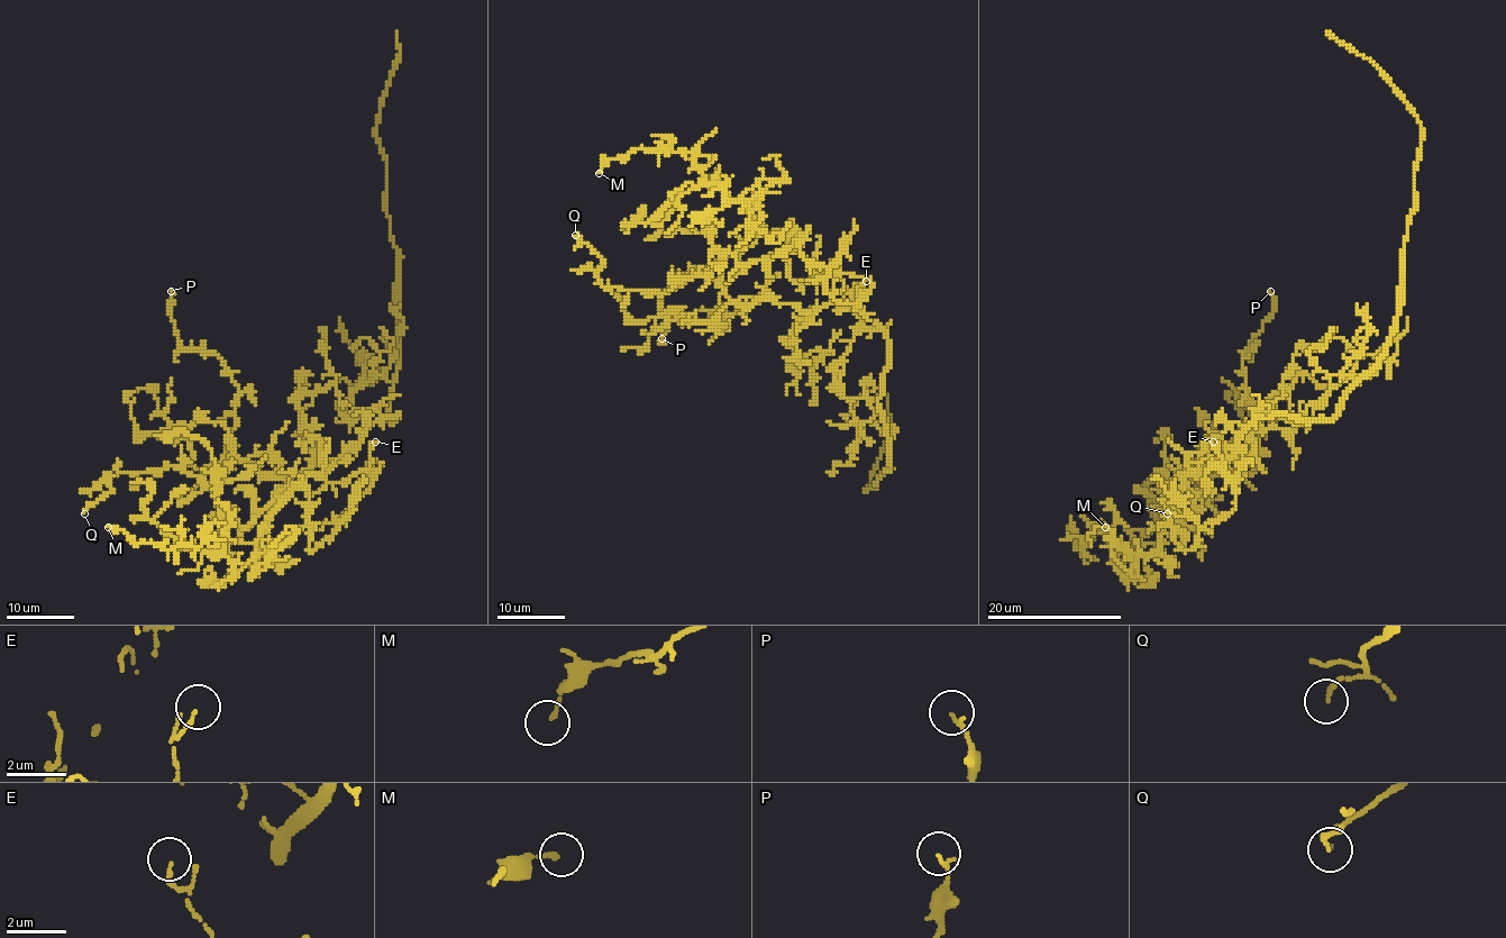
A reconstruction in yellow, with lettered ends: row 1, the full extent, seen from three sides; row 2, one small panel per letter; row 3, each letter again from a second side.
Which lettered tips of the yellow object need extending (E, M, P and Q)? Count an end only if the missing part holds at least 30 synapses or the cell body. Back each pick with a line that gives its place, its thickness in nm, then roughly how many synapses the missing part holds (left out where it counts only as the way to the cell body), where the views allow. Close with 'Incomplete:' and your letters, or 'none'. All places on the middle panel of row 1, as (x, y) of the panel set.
Incomplete: none

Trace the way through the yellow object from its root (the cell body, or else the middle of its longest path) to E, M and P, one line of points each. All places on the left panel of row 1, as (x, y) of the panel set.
E: (398, 416), (375, 421), (341, 460), (301, 482), (311, 551), (338, 527), (334, 519), (368, 486), (375, 442)
M: (398, 416), (308, 475), (236, 573), (208, 529), (199, 546), (164, 551), (108, 527)
P: (398, 416), (375, 421), (341, 456), (294, 476), (226, 463), (239, 389), (216, 355), (182, 347), (171, 291)

